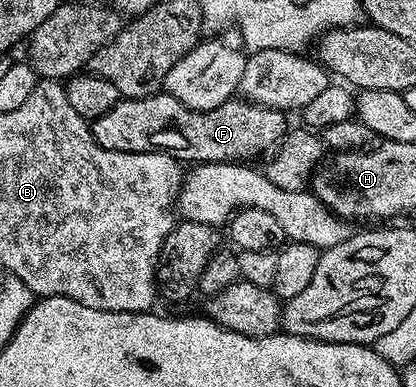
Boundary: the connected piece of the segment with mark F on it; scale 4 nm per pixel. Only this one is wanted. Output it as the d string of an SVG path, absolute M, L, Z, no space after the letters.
M157 93L141 99L121 98L114 109L91 120L90 126L92 139L102 145L102 149L122 153L167 151L177 160L195 165L248 161L251 155L263 156L284 138L290 127L288 119L285 112L264 107L261 103L250 103L243 97L230 98L209 111L195 111L182 105L182 101L172 95Z

